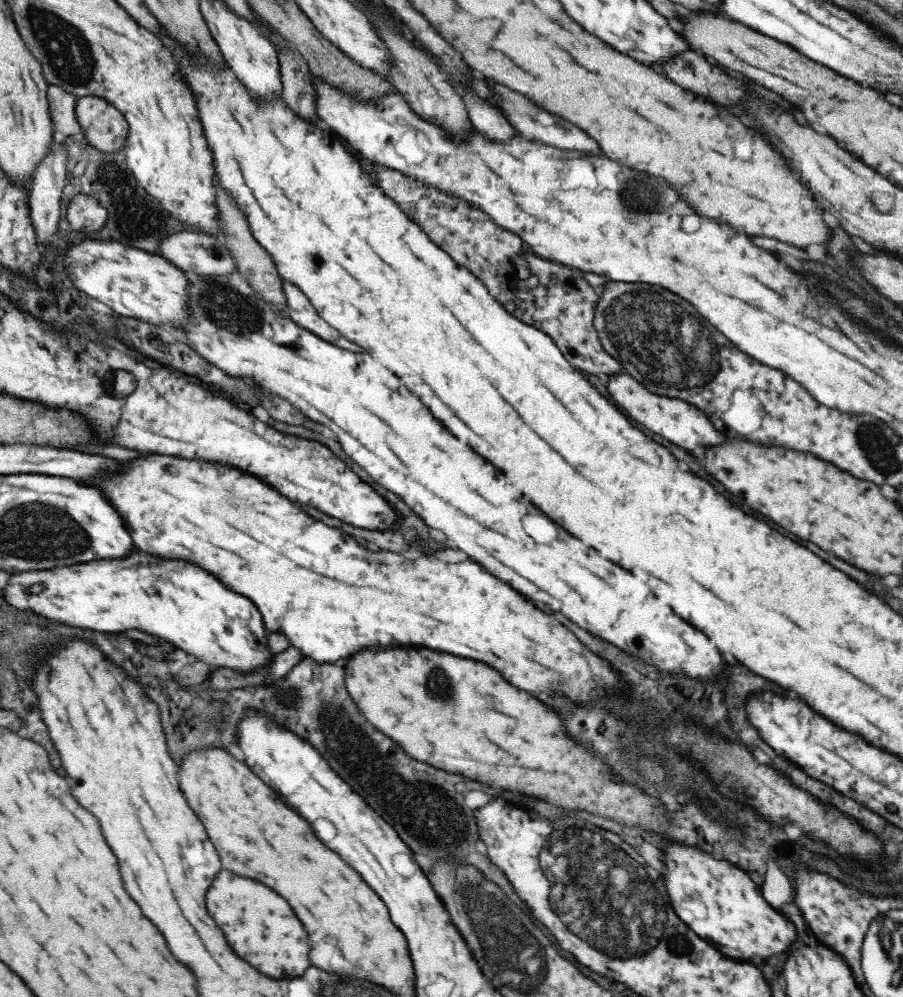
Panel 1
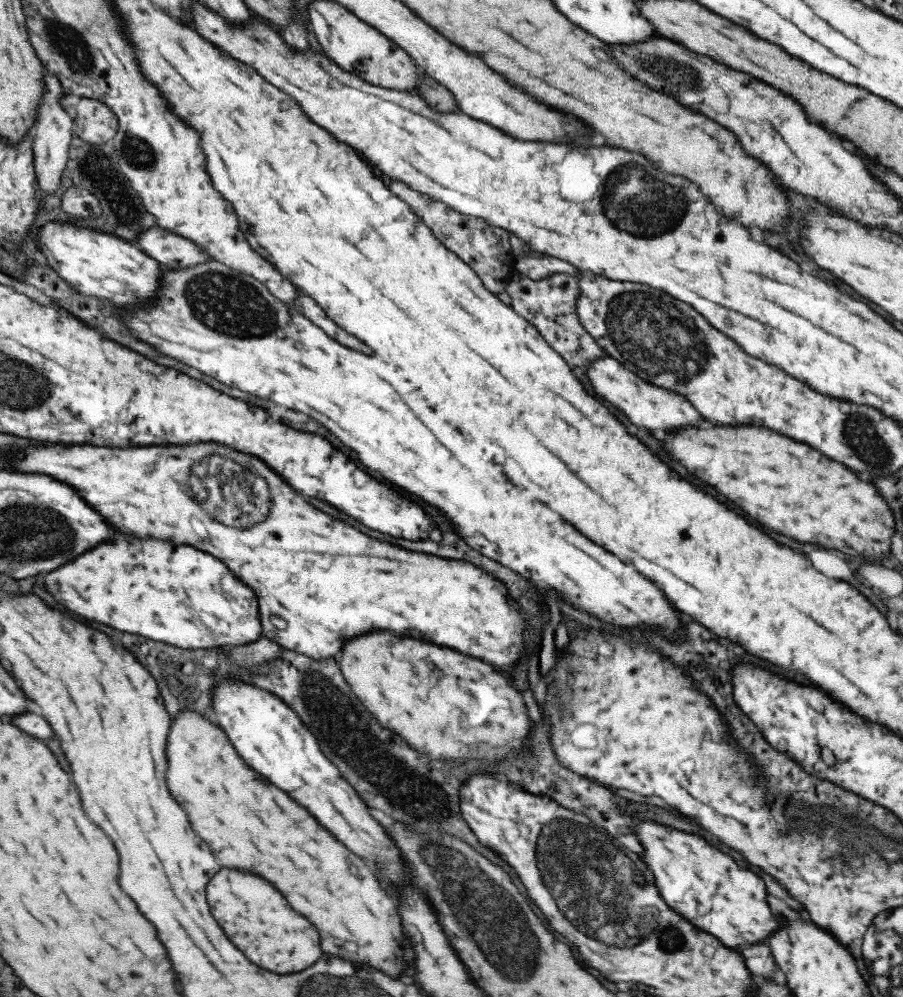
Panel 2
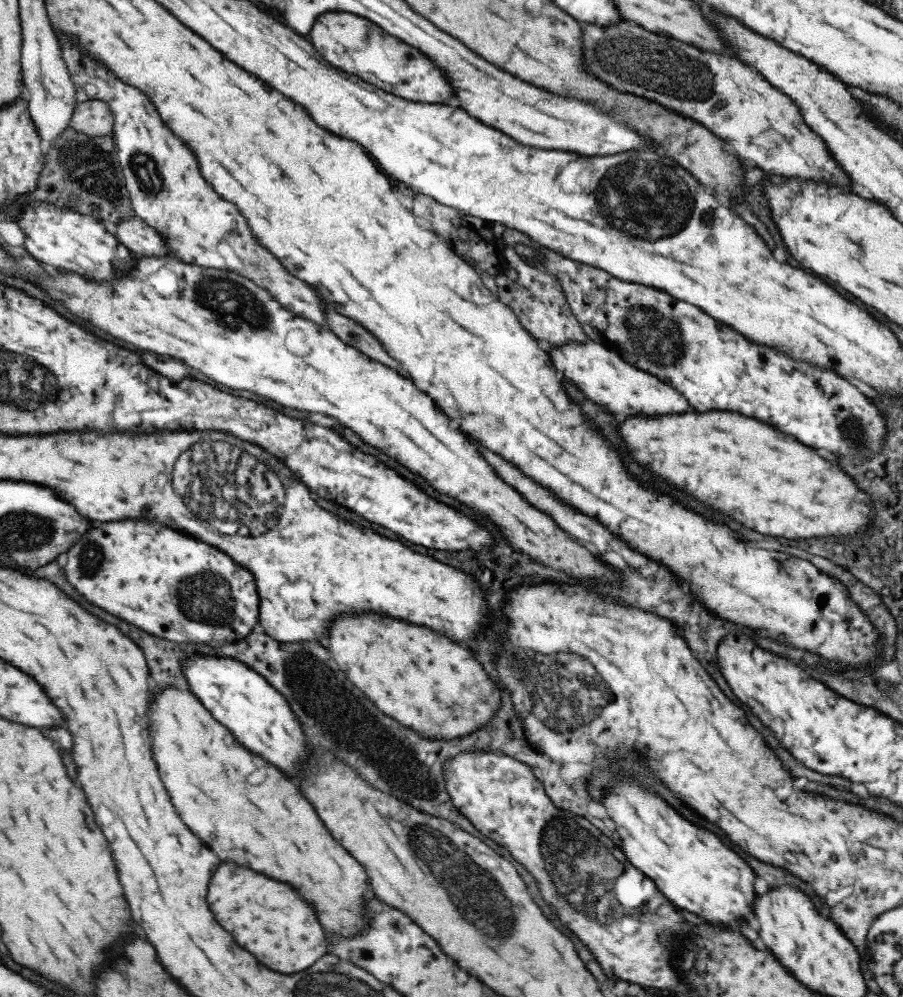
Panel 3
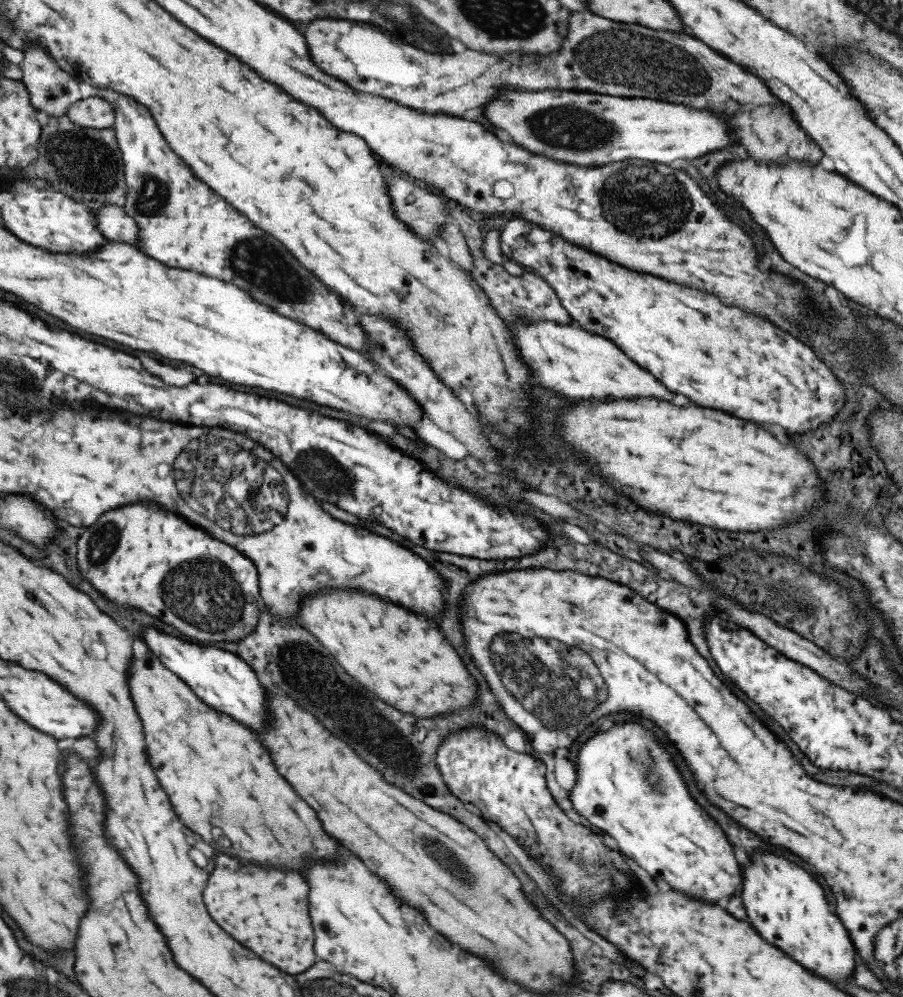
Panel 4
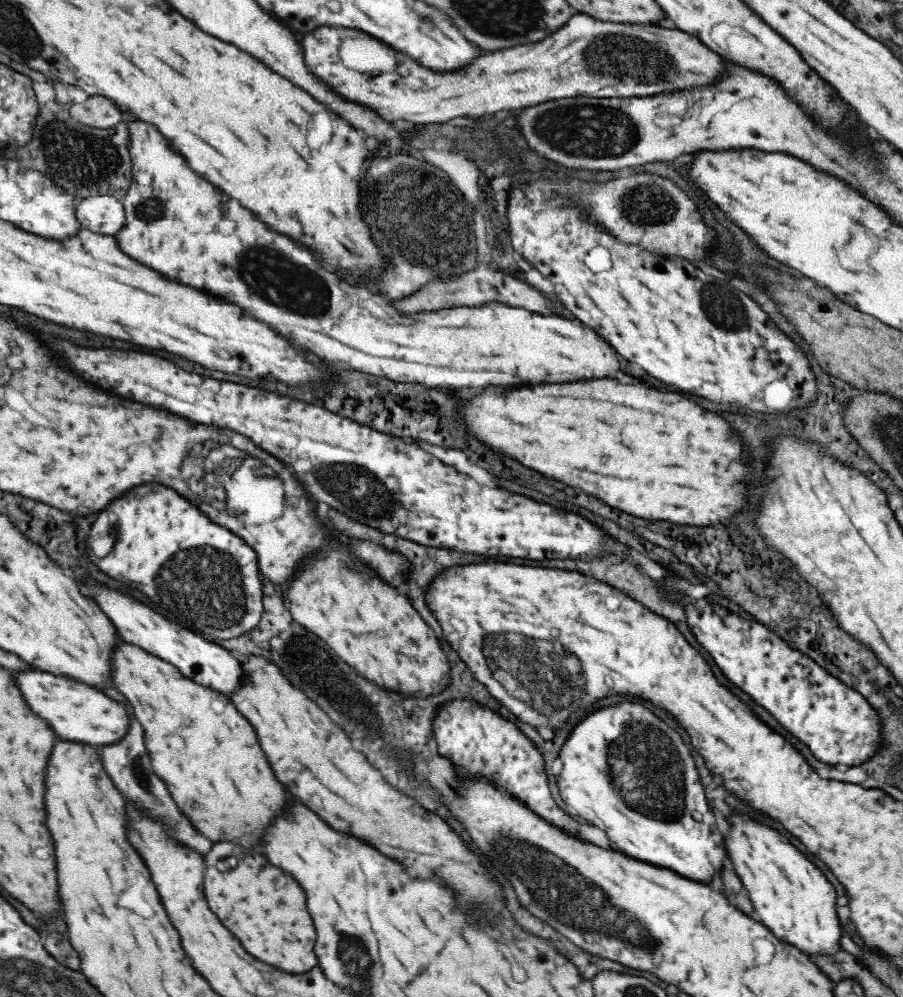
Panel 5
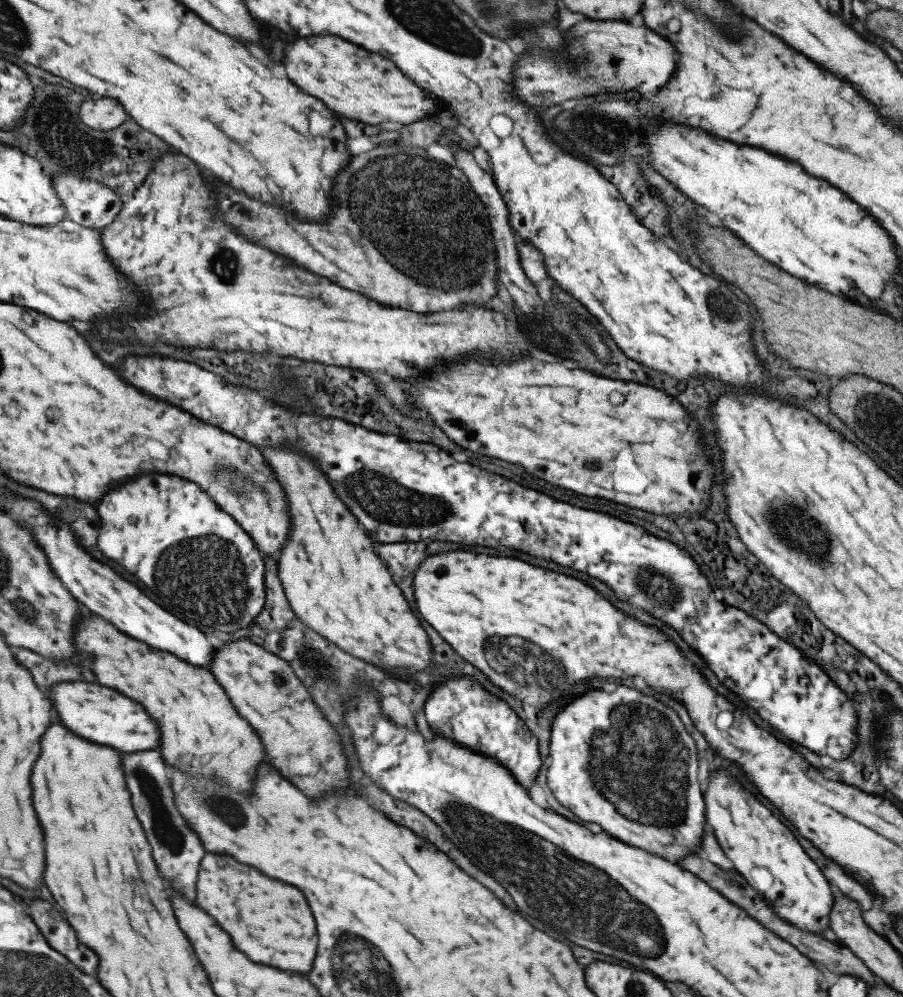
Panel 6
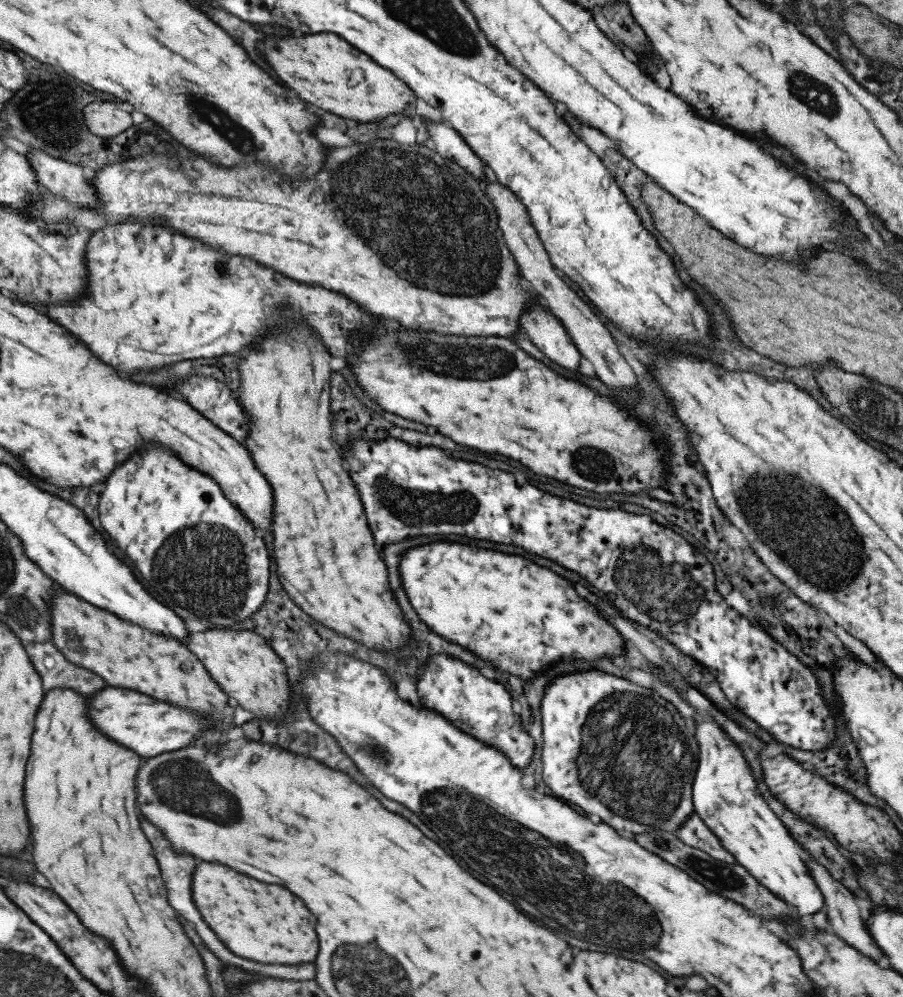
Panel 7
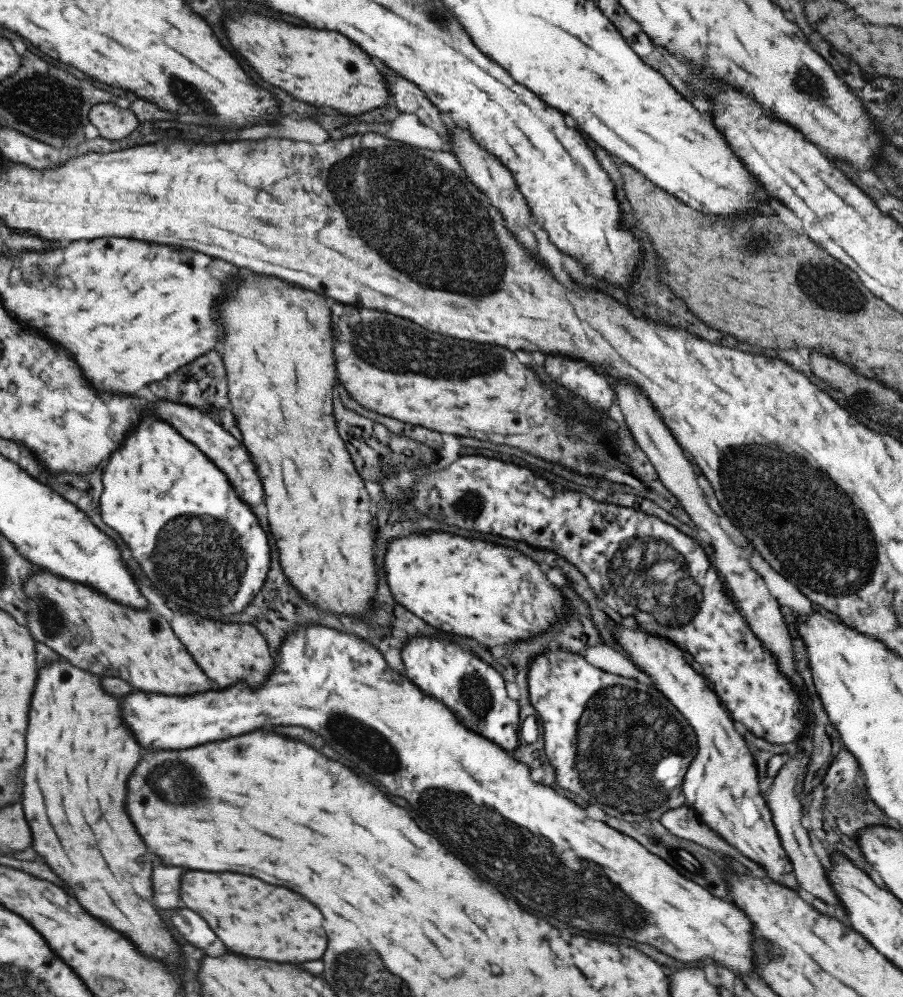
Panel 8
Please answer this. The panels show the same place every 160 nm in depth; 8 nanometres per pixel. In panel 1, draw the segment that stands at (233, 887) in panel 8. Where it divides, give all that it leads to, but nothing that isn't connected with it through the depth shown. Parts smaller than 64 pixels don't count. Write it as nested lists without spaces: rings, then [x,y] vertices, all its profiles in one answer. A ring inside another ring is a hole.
[[[221,870],[205,894],[205,908],[209,918],[213,918],[217,928],[227,938],[229,948],[241,960],[249,962],[257,972],[275,980],[283,980],[301,976],[309,966],[309,944],[303,926],[293,916],[287,902],[267,886],[251,878],[239,878],[227,870]]]

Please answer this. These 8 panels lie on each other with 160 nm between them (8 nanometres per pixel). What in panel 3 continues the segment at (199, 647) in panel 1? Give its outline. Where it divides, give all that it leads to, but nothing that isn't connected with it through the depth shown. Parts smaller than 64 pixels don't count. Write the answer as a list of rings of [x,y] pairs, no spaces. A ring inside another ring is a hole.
[[[103,522],[103,526],[88,530],[75,546],[69,548],[69,560],[65,558],[62,572],[89,604],[171,642],[191,642],[193,645],[207,642],[211,647],[228,645],[251,633],[253,624],[258,621],[257,592],[253,576],[245,568],[237,566],[232,558],[213,546],[194,538],[191,540],[157,522]]]

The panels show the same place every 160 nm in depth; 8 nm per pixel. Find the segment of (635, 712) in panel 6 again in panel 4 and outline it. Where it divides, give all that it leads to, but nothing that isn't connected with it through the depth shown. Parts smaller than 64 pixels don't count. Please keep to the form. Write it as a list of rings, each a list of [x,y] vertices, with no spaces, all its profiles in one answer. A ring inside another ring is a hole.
[[[615,724],[609,730],[597,732],[587,742],[575,745],[577,781],[569,791],[572,807],[590,822],[593,829],[599,829],[616,840],[620,854],[631,858],[639,868],[651,874],[655,880],[663,880],[675,890],[699,898],[701,902],[717,902],[731,896],[741,884],[741,870],[733,858],[731,844],[725,840],[721,828],[701,810],[689,796],[685,780],[681,778],[679,766],[673,756],[657,743],[657,738],[637,724]]]

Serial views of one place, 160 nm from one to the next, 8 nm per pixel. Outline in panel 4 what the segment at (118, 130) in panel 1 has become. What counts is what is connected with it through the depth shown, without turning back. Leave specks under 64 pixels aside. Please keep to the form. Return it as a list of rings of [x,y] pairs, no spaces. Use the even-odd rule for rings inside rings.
[[[99,97],[79,99],[68,106],[66,117],[81,128],[109,129],[113,126],[114,110],[105,100]]]

